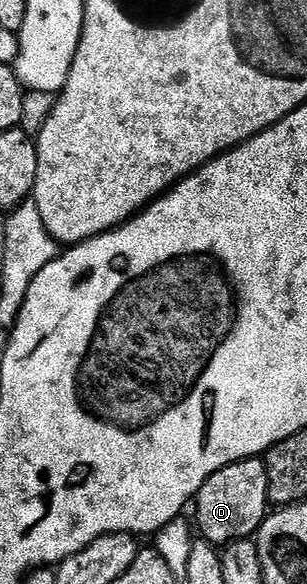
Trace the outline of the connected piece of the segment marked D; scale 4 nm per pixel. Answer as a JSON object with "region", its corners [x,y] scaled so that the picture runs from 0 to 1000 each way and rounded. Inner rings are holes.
{"region":[[[857,788],[765,789],[723,807],[697,807],[632,853],[635,904],[648,918],[694,937],[739,937],[759,926],[805,926],[844,906],[879,877],[873,822]]]}

